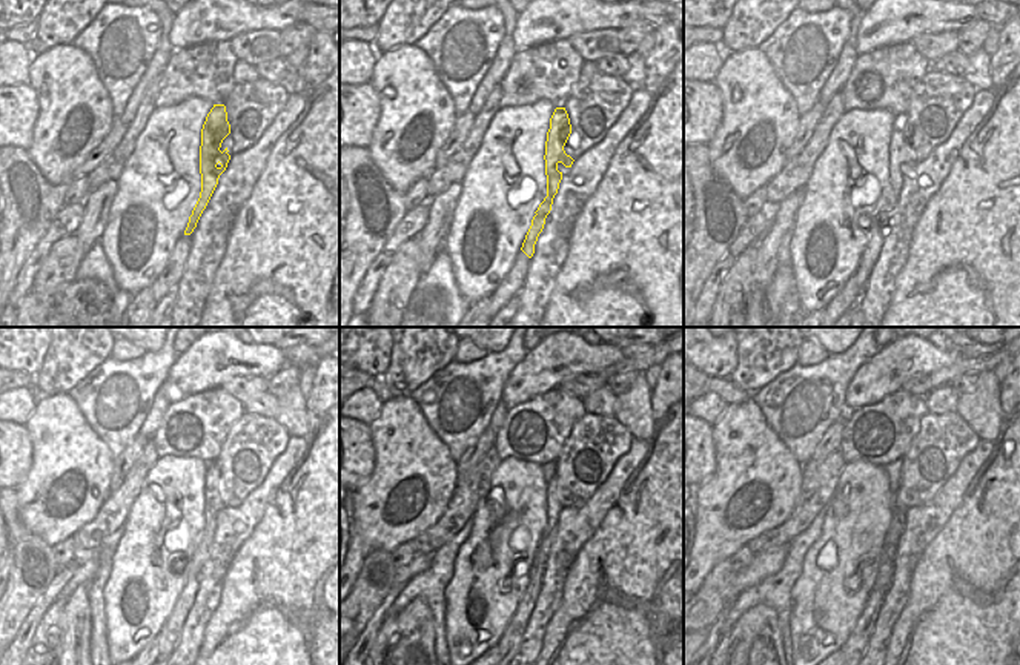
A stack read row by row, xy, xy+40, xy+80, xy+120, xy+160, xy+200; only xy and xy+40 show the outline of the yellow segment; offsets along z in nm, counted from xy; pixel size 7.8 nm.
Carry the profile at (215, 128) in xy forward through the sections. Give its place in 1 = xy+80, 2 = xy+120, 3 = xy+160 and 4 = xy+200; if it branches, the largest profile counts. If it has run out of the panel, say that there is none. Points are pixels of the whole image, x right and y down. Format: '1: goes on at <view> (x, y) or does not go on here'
1: goes on at xy+80 (897, 146)
2: goes on at xy+120 (168, 638)
3: goes on at xy+160 (510, 639)
4: goes on at xy+200 (859, 636)

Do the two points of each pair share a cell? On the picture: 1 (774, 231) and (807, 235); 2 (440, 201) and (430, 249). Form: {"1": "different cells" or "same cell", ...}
{"1": "different cells", "2": "same cell"}

